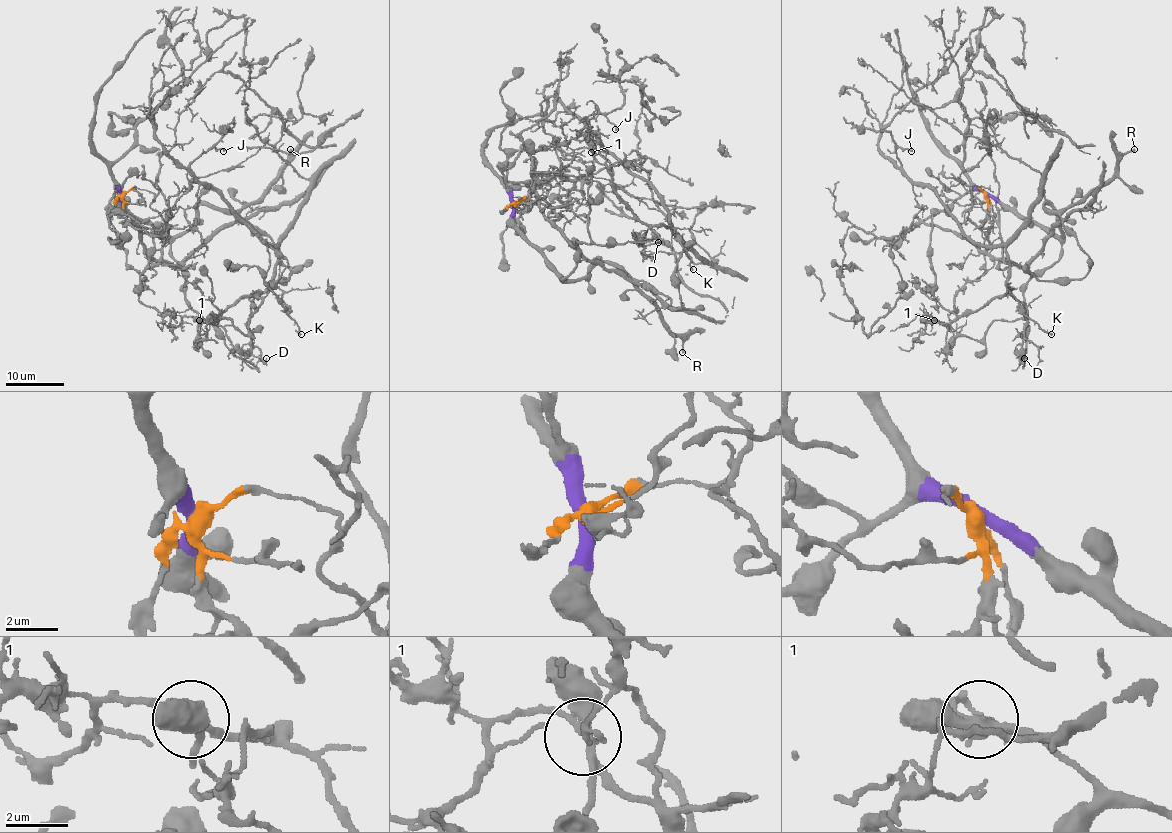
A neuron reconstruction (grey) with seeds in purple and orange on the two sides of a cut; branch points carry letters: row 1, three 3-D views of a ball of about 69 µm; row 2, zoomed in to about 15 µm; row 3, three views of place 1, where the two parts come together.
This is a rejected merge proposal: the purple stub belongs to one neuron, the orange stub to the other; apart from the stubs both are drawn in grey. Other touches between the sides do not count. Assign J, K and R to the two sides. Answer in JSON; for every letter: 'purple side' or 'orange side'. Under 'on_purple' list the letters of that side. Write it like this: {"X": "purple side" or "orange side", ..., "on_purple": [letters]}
{"J": "orange side", "K": "orange side", "R": "purple side", "on_purple": ["R"]}

